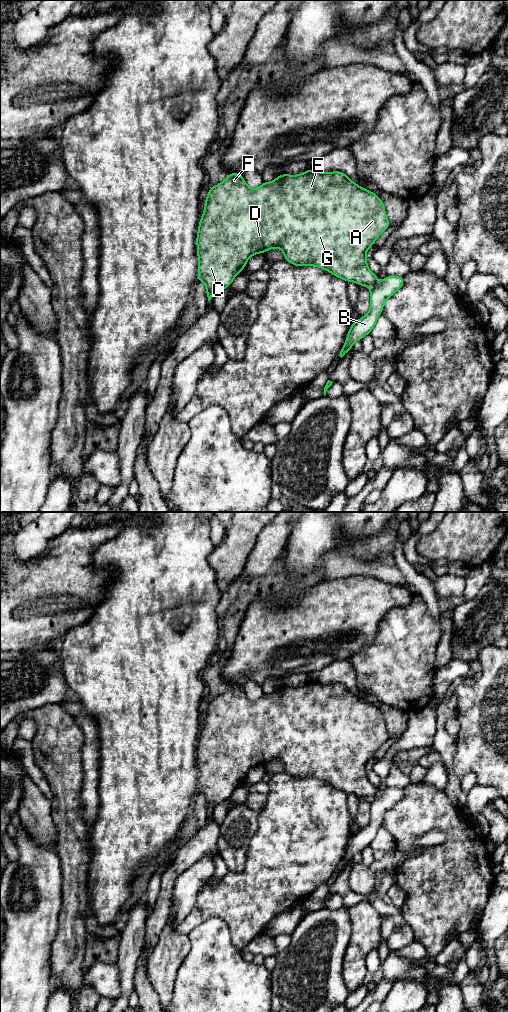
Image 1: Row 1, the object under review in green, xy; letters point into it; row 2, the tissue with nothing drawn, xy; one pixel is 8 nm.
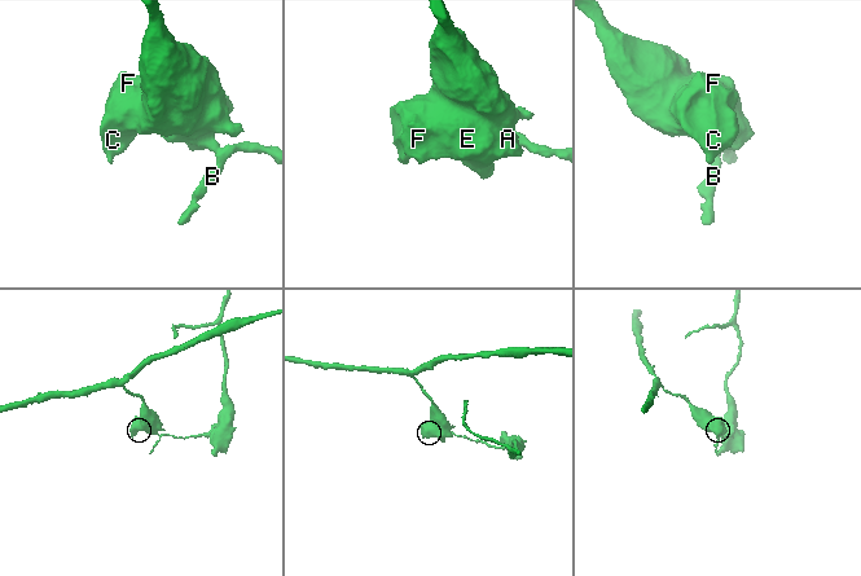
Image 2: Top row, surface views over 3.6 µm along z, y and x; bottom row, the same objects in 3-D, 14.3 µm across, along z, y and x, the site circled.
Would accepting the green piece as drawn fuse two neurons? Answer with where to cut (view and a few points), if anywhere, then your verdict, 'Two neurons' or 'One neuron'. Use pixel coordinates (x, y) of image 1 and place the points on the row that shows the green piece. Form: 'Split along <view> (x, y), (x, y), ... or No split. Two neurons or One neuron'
Split along xy (377, 283), (370, 288). Two neurons

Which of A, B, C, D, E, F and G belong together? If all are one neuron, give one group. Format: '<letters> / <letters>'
A C D E F G / B

